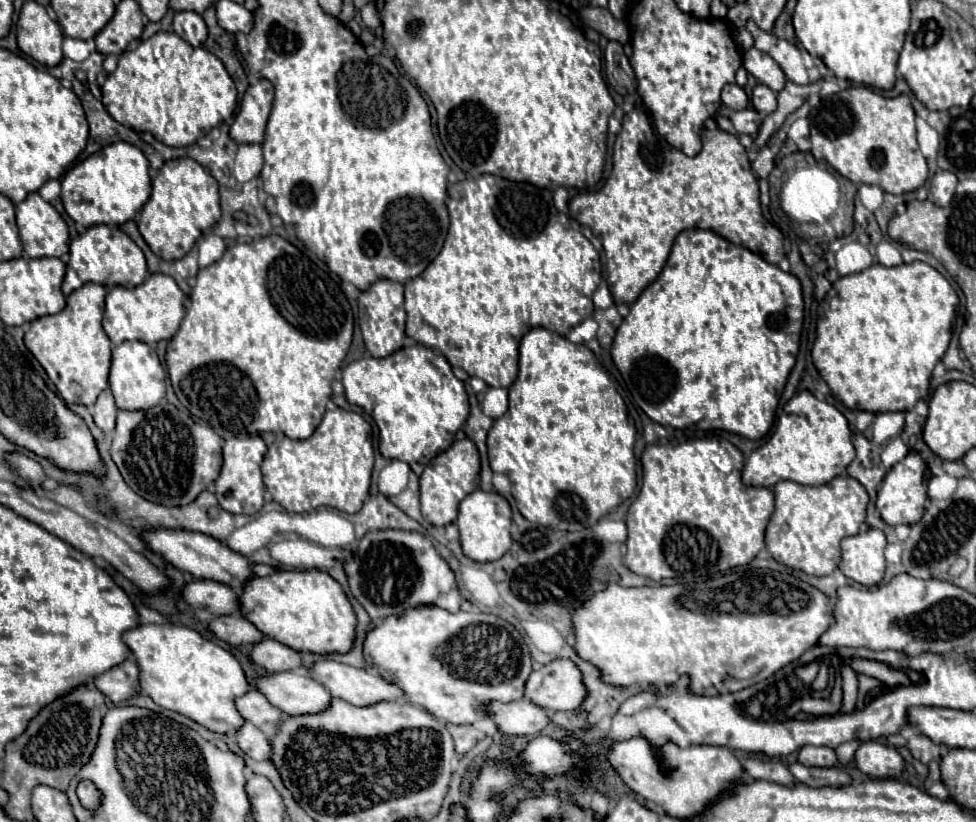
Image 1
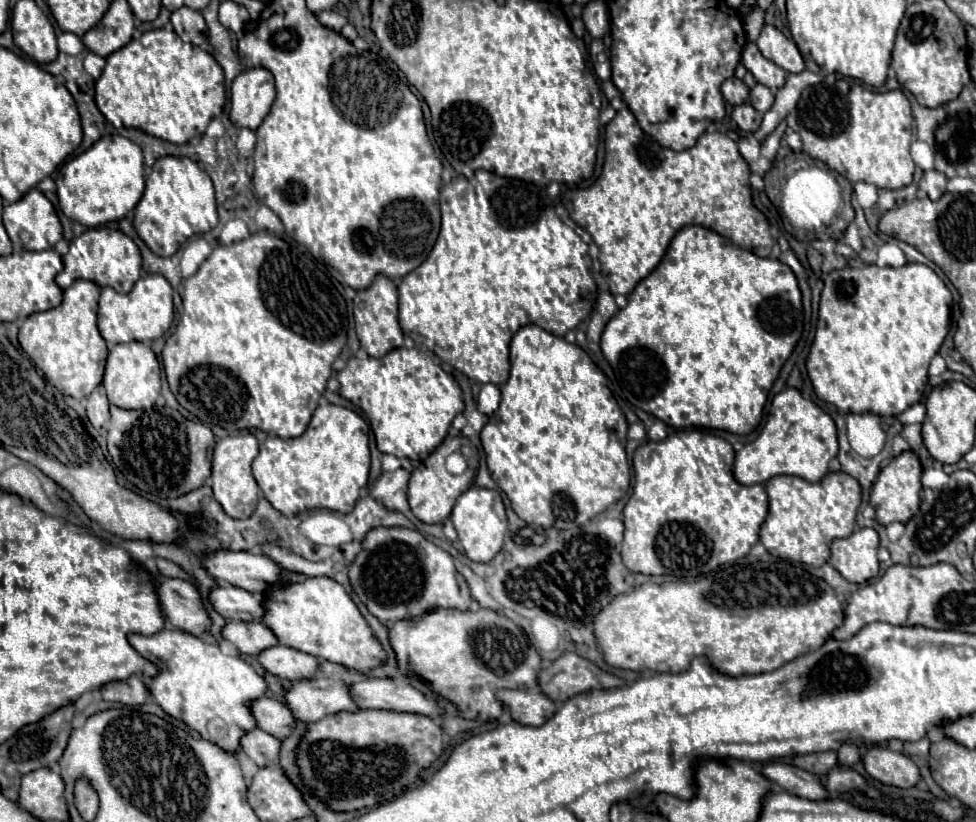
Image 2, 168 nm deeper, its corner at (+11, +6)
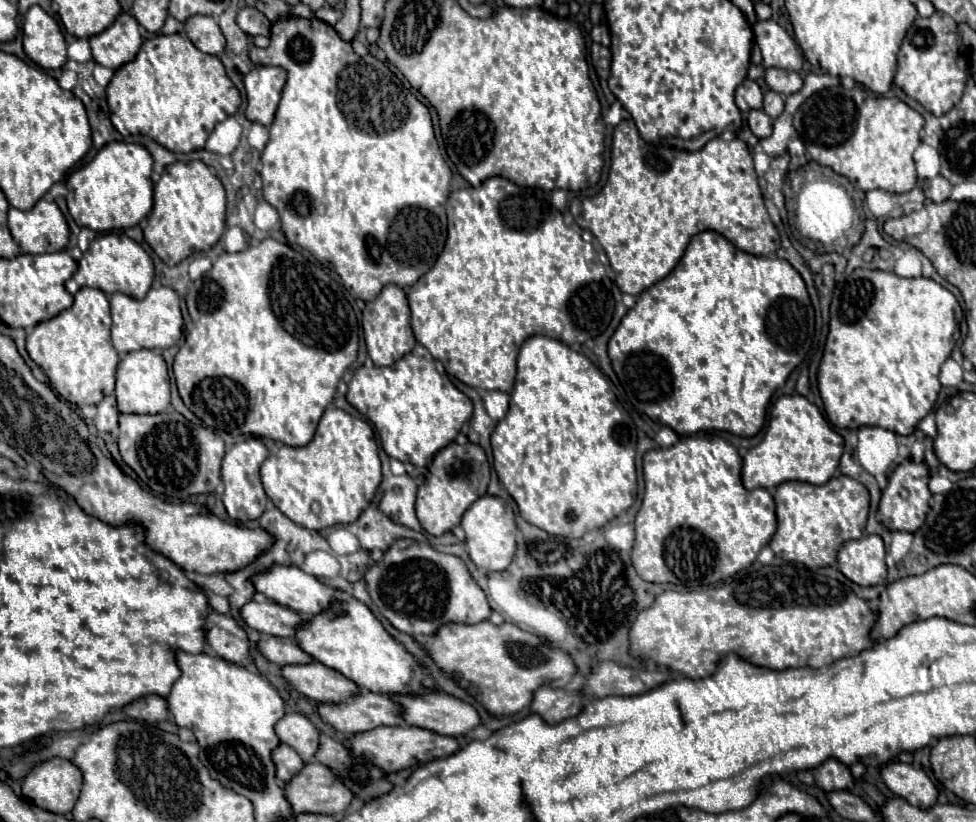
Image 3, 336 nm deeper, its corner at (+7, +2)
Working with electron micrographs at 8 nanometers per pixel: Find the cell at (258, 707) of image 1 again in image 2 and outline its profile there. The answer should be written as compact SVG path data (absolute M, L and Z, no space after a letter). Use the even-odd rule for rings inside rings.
M263 696L255 700L251 704L251 710L257 720L257 726L279 740L285 740L295 728L295 716L291 714L291 710L273 698Z

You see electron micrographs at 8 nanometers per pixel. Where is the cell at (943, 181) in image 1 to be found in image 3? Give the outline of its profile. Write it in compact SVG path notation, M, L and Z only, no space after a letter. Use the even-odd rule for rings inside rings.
M935 176L923 182L923 194L933 202L943 202L951 194L951 184L943 176Z

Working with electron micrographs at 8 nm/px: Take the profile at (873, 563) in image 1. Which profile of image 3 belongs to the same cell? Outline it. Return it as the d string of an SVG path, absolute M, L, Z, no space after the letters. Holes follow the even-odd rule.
M863 536L845 542L837 554L839 570L859 586L885 584L885 546L881 536Z

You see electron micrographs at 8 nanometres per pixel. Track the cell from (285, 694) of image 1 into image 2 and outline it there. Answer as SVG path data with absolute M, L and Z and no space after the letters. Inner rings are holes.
M347 669L347 678L319 676L313 680L293 682L291 690L287 690L285 700L297 720L317 722L329 714L337 712L357 712L357 704L351 698L349 684L355 678L348 678L350 671Z

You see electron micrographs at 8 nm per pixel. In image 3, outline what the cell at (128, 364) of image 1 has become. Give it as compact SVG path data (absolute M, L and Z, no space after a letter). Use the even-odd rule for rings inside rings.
M135 350L127 352L117 366L117 384L115 384L117 408L123 414L159 414L171 402L169 392L169 374L165 360L155 350Z

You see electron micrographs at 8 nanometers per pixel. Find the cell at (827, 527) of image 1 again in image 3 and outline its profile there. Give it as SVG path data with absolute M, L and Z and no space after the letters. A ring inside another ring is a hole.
M849 476L831 478L823 486L783 482L775 488L773 498L777 504L777 532L773 534L769 548L775 556L787 562L801 562L807 568L835 566L841 544L861 538L867 522L869 492L861 482Z

